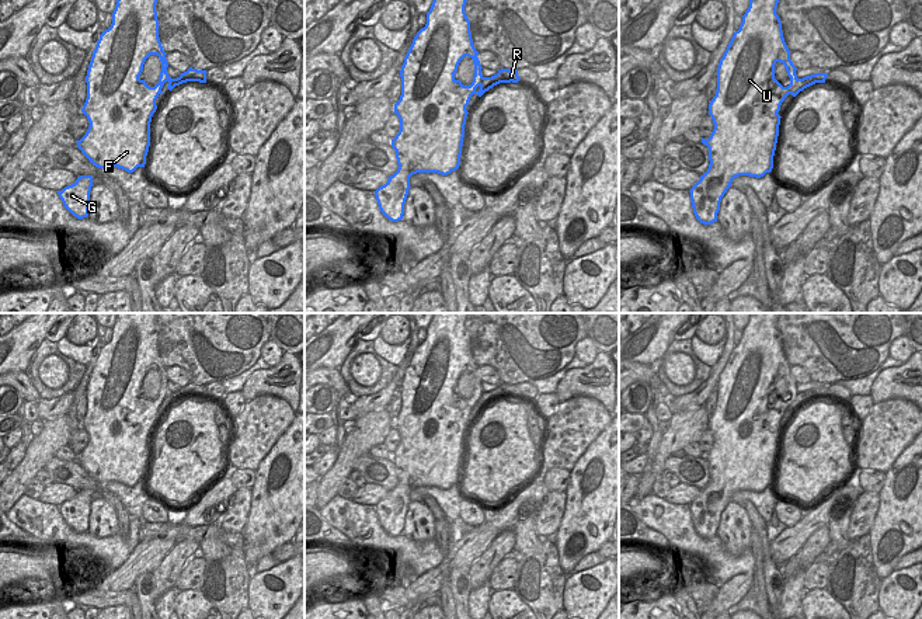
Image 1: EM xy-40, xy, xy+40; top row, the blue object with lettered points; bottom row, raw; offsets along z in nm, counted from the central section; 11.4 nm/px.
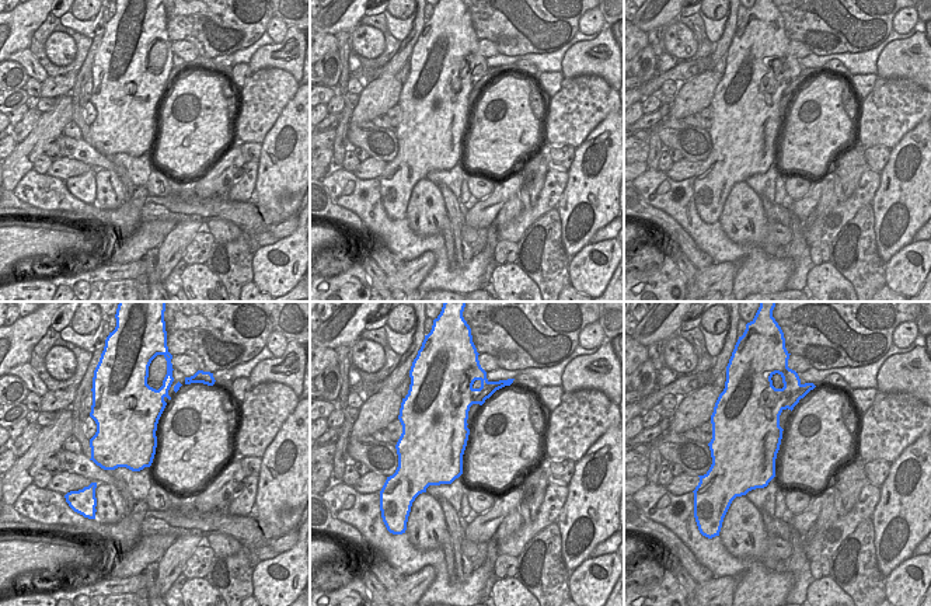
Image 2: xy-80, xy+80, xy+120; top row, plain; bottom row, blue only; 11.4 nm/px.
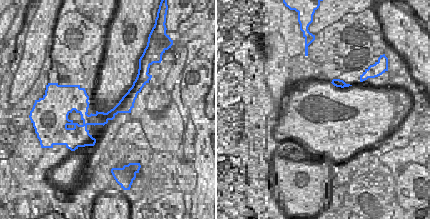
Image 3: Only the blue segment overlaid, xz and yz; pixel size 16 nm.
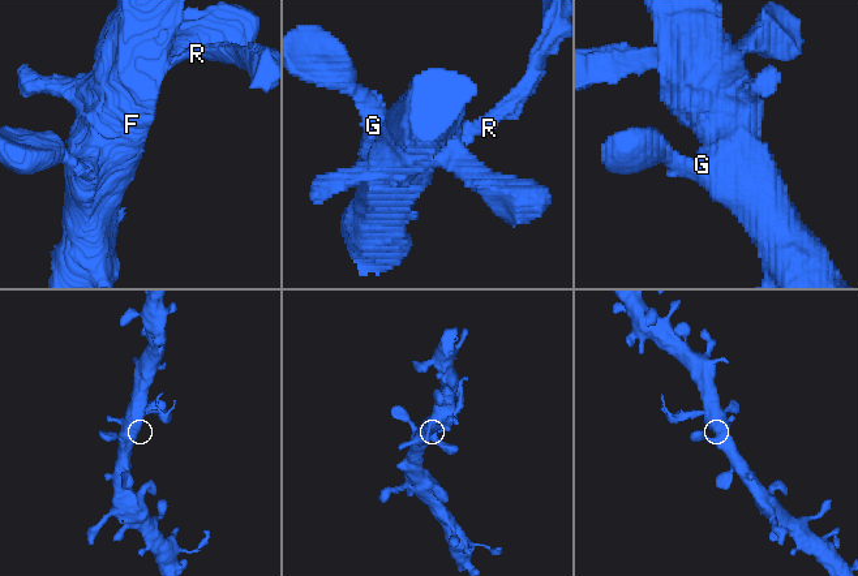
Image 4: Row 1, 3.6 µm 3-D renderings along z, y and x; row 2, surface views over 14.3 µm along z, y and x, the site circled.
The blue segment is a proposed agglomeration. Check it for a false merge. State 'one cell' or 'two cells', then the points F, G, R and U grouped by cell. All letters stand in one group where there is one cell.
two cells; groups F G U / R

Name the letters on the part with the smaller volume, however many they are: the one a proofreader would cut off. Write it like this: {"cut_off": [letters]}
{"cut_off": ["R"]}

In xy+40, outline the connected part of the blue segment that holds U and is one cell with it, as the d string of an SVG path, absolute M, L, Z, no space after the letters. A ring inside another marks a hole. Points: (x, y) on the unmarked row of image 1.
M751 313L742 330L740 344L734 347L717 382L717 404L709 418L709 430L714 444L702 458L709 462L709 483L690 502L690 517L696 533L703 539L717 536L720 517L735 491L749 490L761 493L773 483L780 420L791 408L796 411L804 403L815 399L808 390L799 393L797 382L790 375L790 365L784 357L782 335L776 328L780 313ZM775 379L784 379L790 399L783 401L775 393Z

